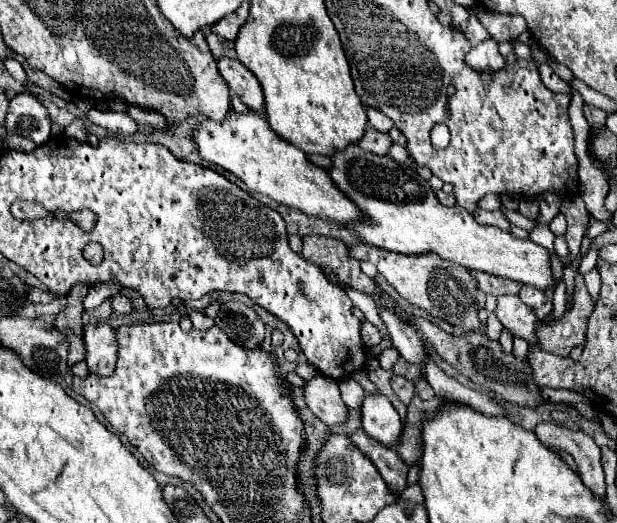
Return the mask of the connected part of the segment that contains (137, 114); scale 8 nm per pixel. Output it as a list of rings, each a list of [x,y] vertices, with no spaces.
[[[128,107],[128,115],[130,115],[136,123],[142,123],[142,125],[154,125],[154,127],[166,131],[166,119],[164,119],[162,113],[156,113],[156,111],[144,111],[144,109],[140,109],[140,107]]]

